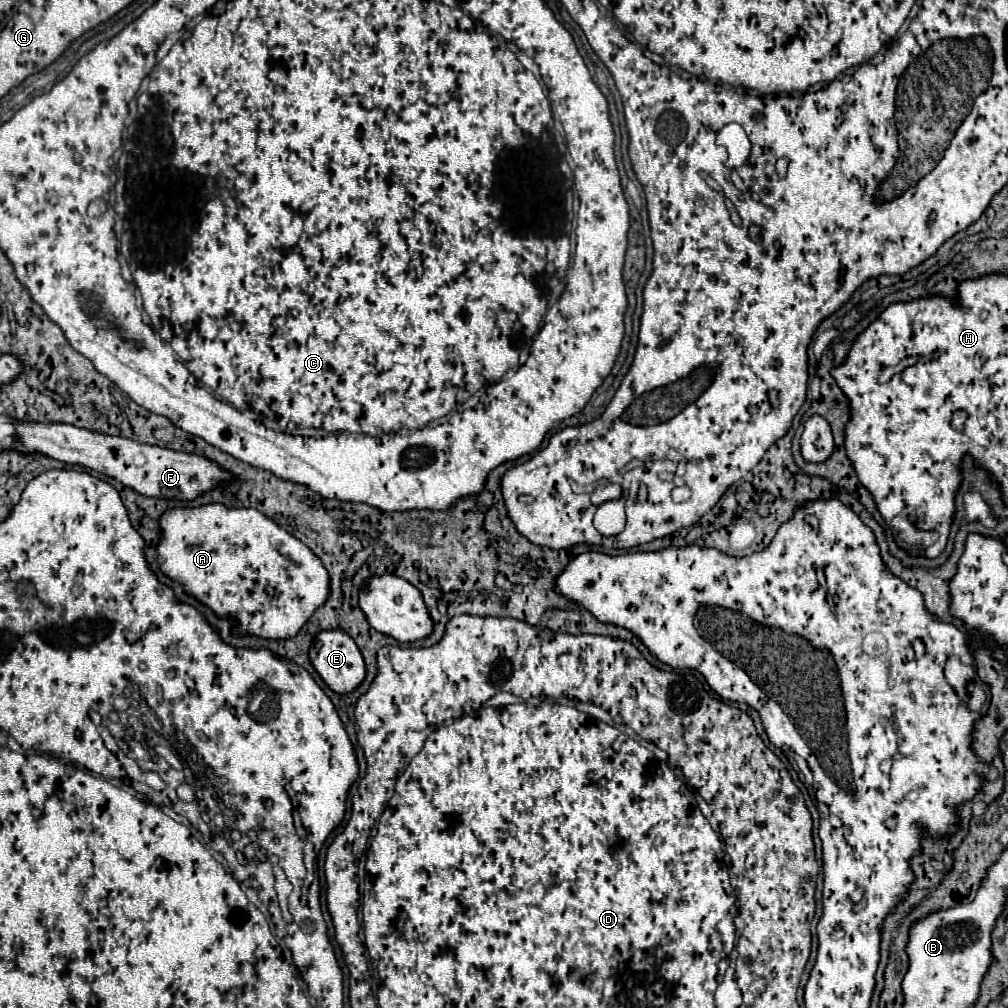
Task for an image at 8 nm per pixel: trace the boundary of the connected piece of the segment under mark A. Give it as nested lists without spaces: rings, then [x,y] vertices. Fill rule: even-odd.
[[[223,504],[169,508],[161,514],[159,528],[161,538],[155,550],[161,572],[179,582],[189,596],[211,608],[215,616],[233,620],[233,636],[249,634],[265,640],[289,640],[297,636],[301,626],[327,600],[329,576],[321,560],[255,508],[227,508]]]

